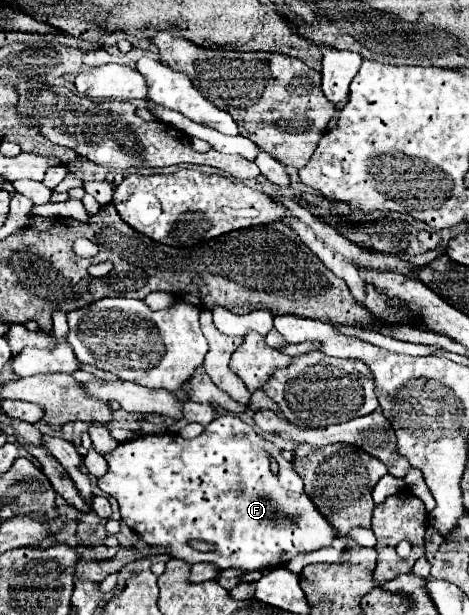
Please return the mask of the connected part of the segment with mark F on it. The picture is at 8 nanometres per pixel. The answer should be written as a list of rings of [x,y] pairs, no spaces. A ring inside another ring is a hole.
[[[235,414],[213,418],[197,438],[187,440],[169,432],[137,436],[129,442],[121,442],[113,452],[103,456],[109,470],[99,478],[97,486],[119,502],[121,518],[133,532],[151,548],[165,550],[171,558],[189,564],[211,562],[219,570],[237,568],[243,574],[253,574],[263,566],[285,566],[301,554],[331,546],[337,538],[337,528],[321,516],[319,508],[305,494],[303,480],[293,464],[281,456],[281,450],[273,442]],[[189,540],[201,540],[213,550],[193,550],[187,544]]]

